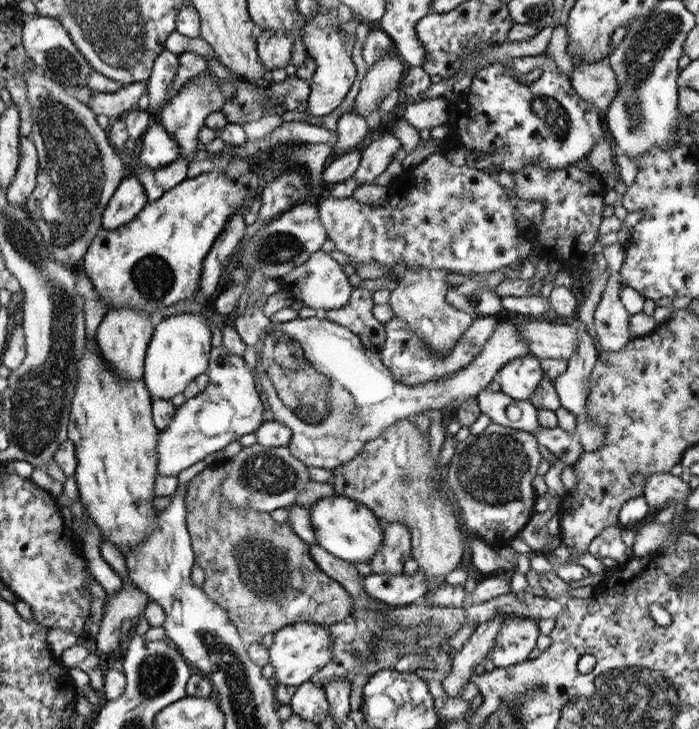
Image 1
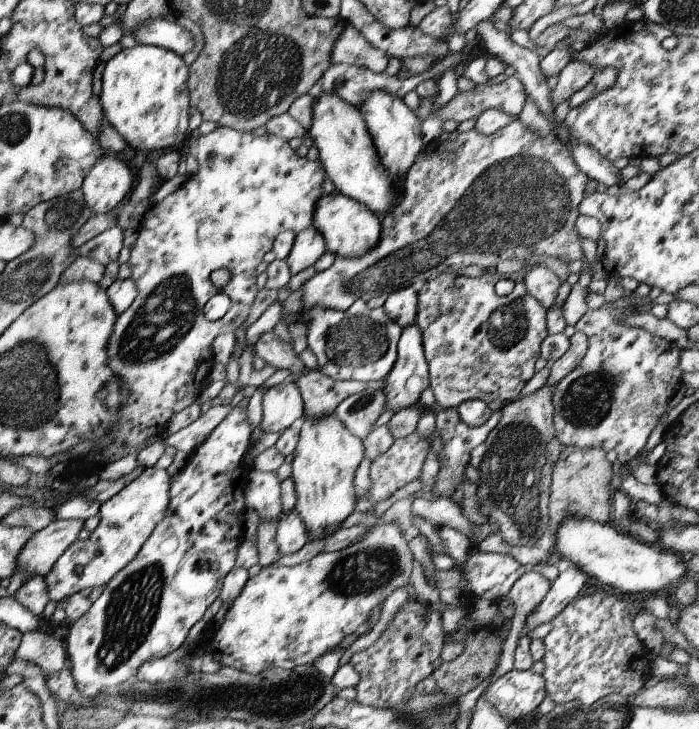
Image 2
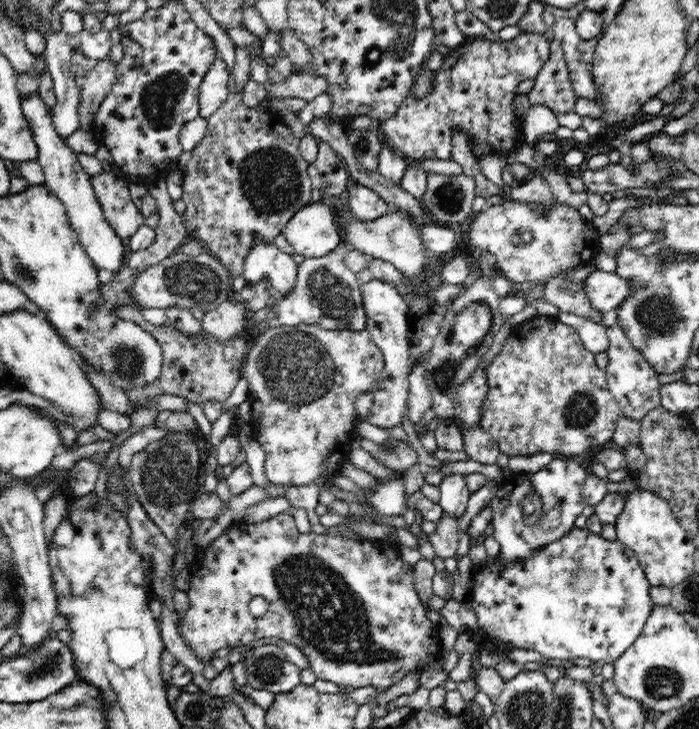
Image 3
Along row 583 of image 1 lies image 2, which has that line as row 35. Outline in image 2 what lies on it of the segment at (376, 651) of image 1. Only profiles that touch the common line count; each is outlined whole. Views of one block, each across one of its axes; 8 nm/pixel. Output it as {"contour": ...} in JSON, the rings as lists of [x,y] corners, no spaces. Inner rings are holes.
{"contour":[[[343,26],[343,32],[337,36],[331,48],[331,64],[351,64],[367,68],[375,74],[381,74],[385,70],[387,60],[389,56],[371,46],[365,36],[353,26]]]}

